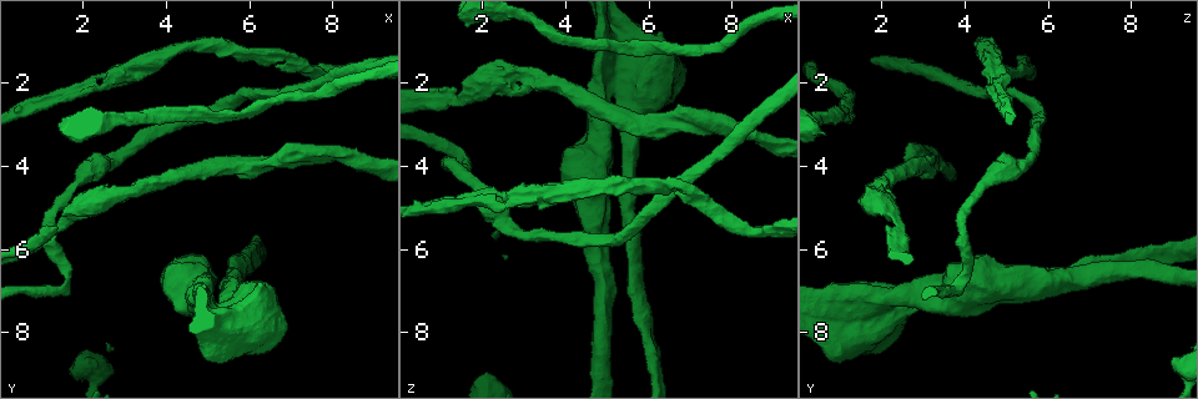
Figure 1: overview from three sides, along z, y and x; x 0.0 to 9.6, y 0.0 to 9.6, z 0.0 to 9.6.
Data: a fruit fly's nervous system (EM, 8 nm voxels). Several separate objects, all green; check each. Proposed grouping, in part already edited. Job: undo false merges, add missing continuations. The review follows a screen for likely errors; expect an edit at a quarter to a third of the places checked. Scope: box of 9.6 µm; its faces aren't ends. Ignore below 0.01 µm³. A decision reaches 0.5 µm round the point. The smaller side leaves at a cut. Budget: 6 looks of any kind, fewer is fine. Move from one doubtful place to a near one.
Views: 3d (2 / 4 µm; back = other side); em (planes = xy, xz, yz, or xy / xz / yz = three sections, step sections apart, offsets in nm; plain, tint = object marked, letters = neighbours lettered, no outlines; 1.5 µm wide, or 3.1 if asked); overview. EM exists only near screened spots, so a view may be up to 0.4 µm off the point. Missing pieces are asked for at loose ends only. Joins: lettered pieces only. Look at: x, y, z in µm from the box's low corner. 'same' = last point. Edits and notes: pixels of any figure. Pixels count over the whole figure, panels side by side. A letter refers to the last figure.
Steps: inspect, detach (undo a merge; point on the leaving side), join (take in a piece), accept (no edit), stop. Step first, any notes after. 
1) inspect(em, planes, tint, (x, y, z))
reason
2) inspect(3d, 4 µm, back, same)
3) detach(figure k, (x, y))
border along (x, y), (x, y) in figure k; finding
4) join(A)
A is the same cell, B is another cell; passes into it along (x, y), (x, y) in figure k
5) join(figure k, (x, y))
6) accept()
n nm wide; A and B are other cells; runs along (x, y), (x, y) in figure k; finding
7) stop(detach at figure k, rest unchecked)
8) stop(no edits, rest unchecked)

inspect(em, planes, plain, (4.00, 1.35, 4.55))
sudden change in width

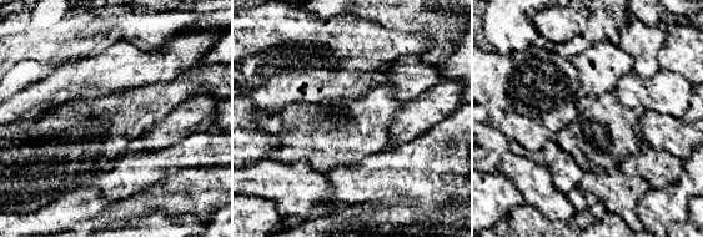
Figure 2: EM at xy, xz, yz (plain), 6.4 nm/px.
inspect(em, planes, letters, same)
see the neighbours

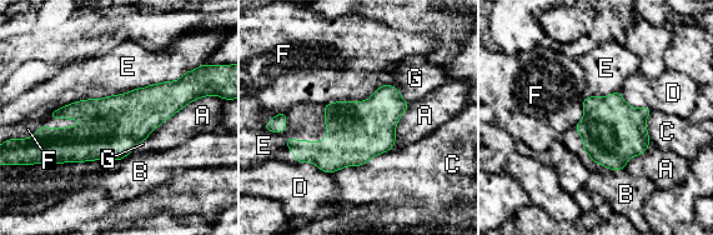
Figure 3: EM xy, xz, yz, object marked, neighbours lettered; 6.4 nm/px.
accept()
A touches over 550 nm; A, B, C, D, E, F and G are other cells; border along (220, 96), (191, 100), (145, 139) in figure 3; continuous, no second neuron

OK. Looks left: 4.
inspect(3d, 2 µm, (2.50, 4.00, 5.40))
thick turns thin

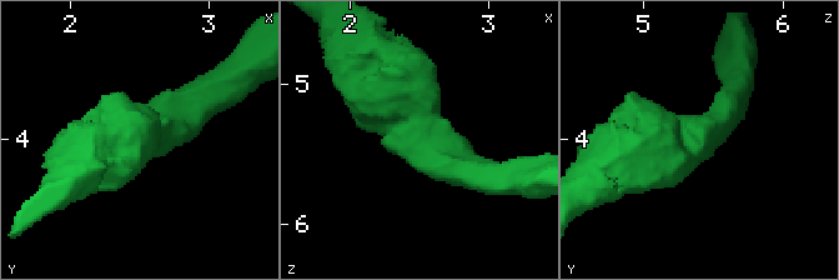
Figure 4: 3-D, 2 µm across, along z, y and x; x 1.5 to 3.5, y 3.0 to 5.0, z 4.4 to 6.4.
inspect(em, planes, tint, (2.52, 3.96, 5.38))
arms of 220, 480 nm; now the EM

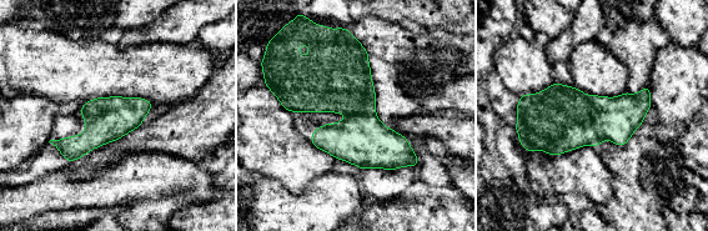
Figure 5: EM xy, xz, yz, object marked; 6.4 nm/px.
inspect(em, planes, letters, same)
see the neighbours

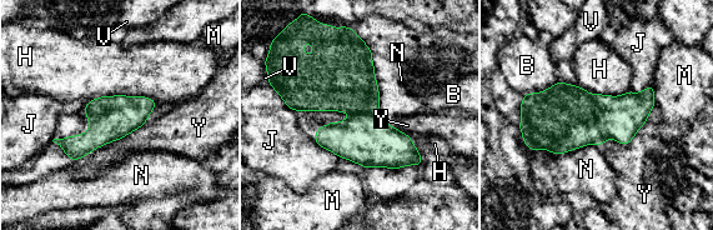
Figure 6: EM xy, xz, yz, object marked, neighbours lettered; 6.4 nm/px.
accept()
H touches over 440 nm; B, H, J, M, N, V and Y are other cells; border along (636, 133), (627, 144), (604, 141) in figure 6; one neuron here

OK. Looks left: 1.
stop(no edits, rest unchecked)

